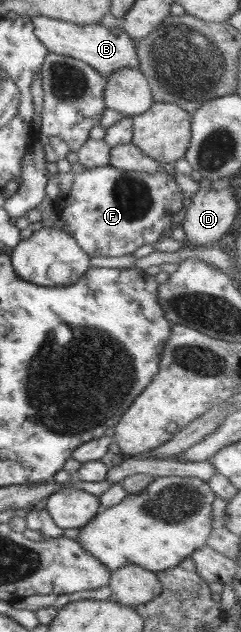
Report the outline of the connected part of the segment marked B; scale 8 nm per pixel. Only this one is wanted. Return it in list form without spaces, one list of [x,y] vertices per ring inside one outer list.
[[[48,16],[31,17],[31,20],[35,36],[39,38],[47,51],[81,60],[100,72],[105,78],[108,78],[114,70],[125,68],[125,66],[139,68],[139,59],[137,59],[137,49],[135,49],[133,38],[120,25],[113,29],[102,24],[76,25]]]

